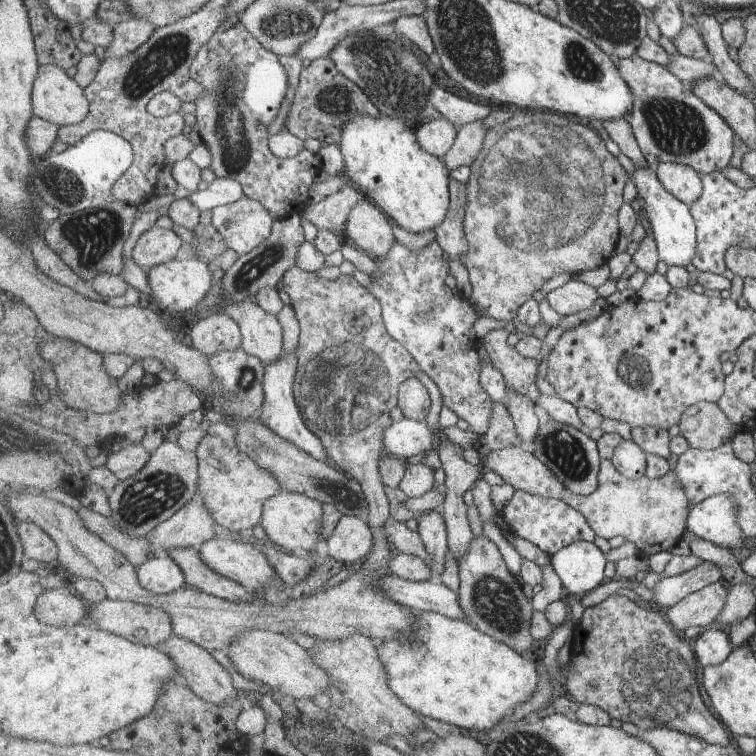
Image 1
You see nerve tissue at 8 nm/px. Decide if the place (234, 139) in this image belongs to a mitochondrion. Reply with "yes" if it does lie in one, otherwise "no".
yes

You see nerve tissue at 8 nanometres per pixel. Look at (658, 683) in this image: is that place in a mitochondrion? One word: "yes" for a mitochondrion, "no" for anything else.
yes

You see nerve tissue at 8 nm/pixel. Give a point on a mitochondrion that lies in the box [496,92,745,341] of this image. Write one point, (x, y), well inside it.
(679, 130)

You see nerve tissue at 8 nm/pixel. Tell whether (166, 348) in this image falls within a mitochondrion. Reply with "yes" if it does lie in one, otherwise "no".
no

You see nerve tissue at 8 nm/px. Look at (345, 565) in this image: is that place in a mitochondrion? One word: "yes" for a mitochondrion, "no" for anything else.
no

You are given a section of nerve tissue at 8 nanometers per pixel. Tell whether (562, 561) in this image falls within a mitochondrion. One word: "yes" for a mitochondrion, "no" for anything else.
no

